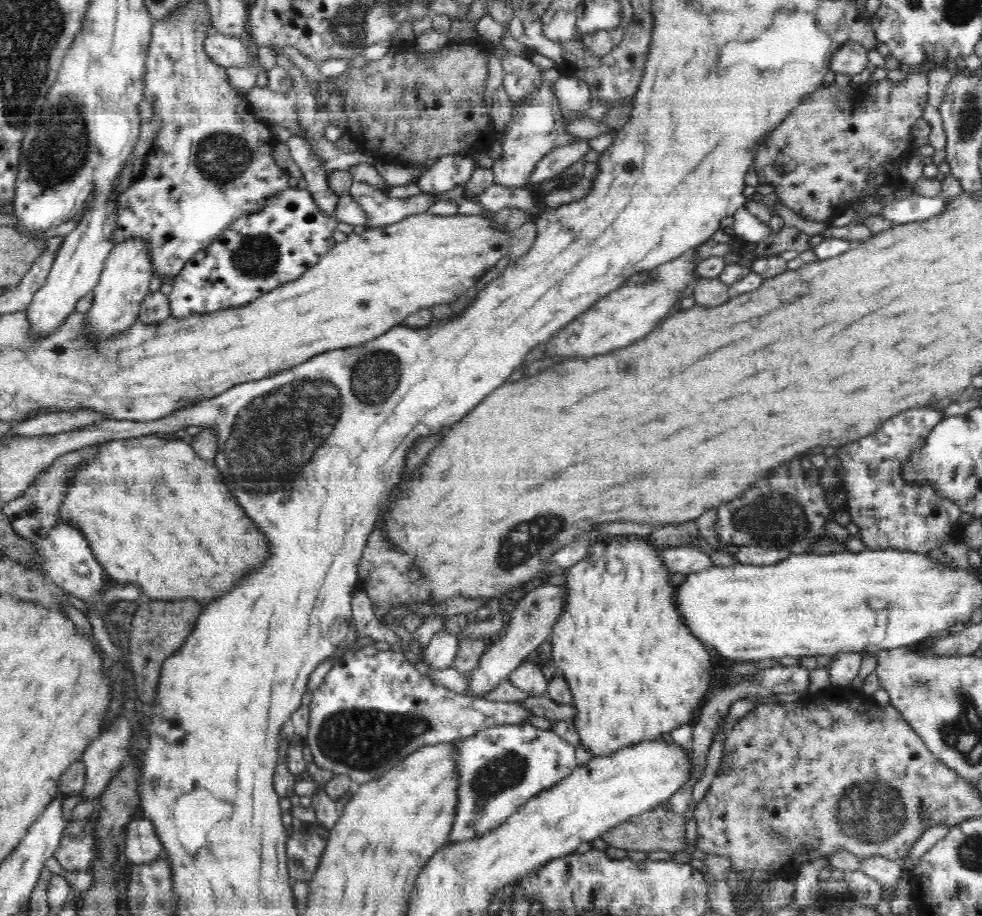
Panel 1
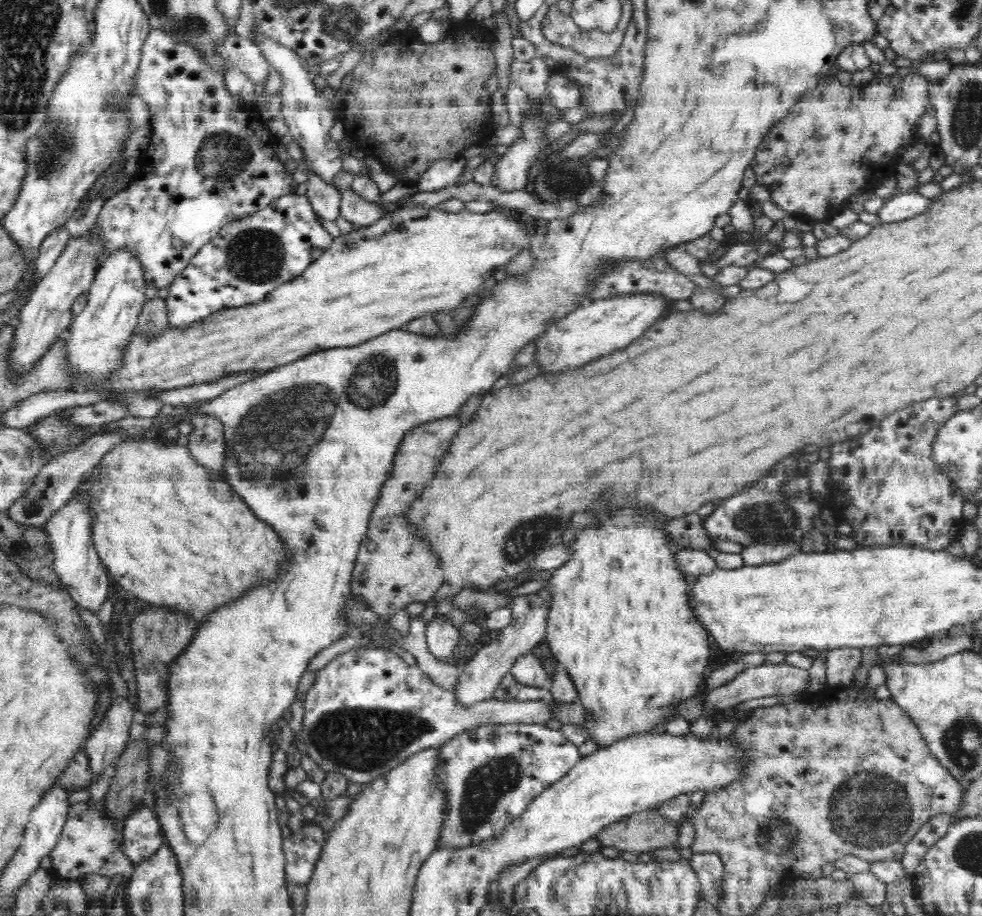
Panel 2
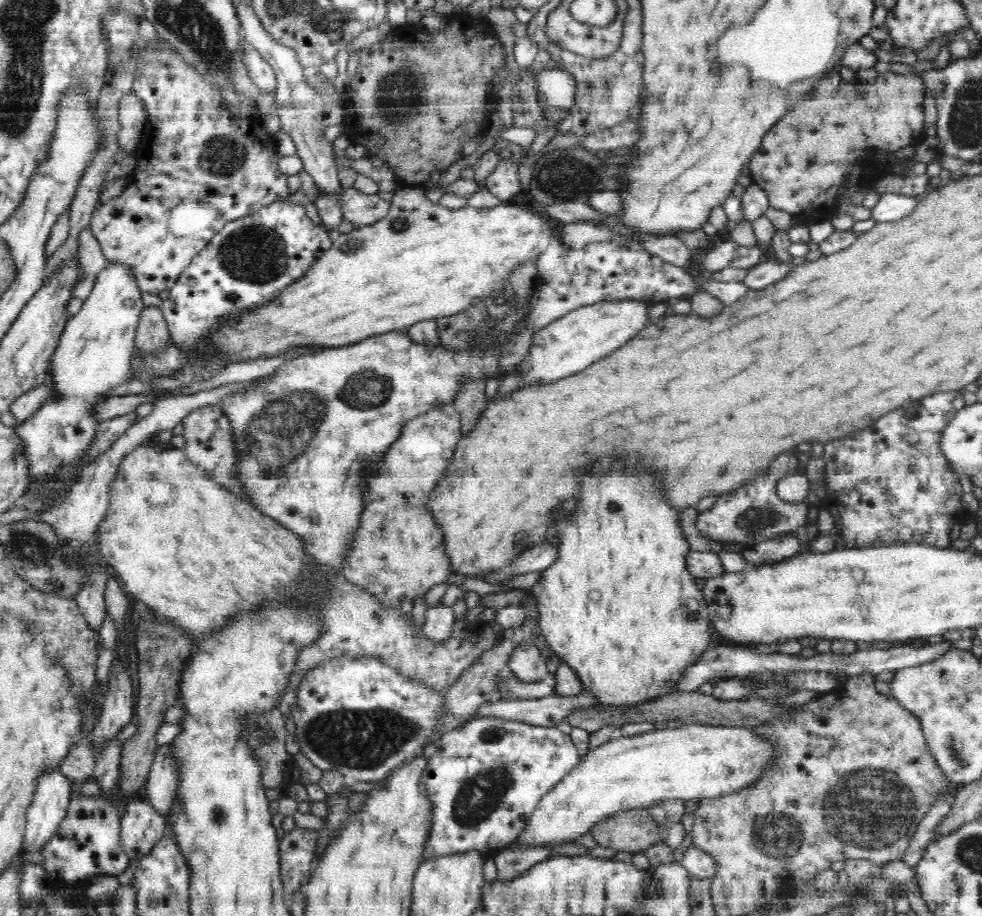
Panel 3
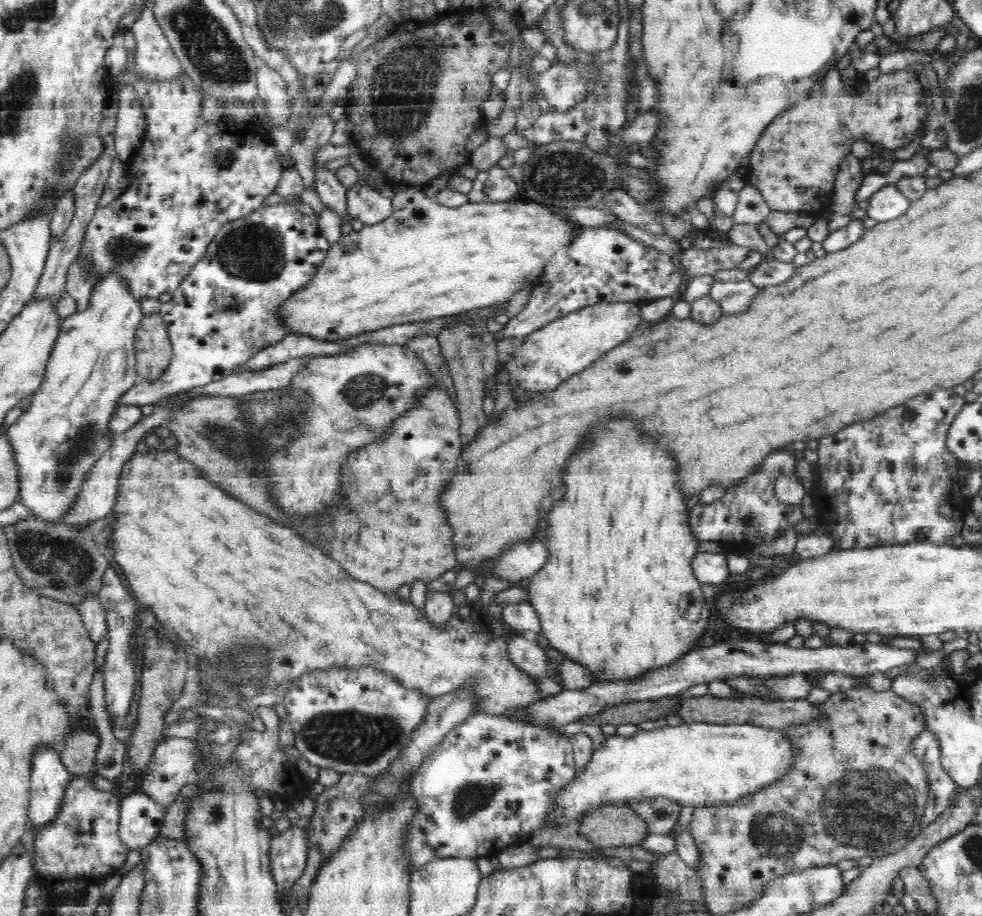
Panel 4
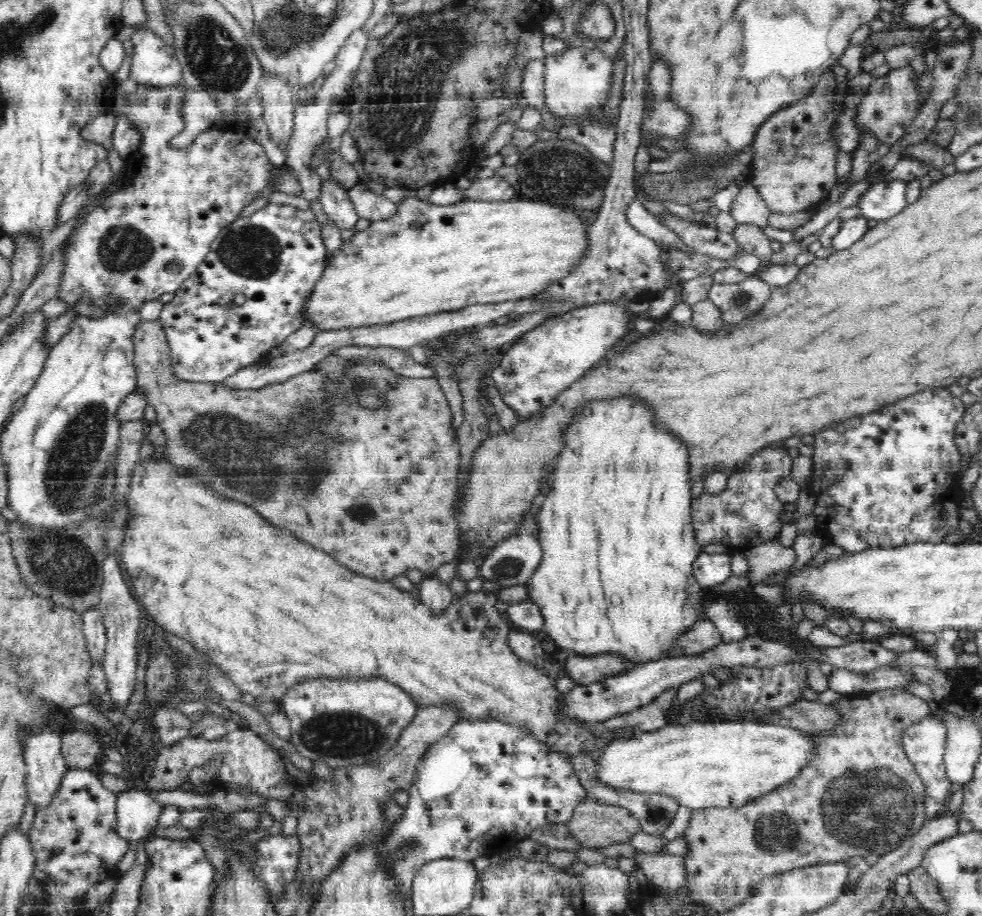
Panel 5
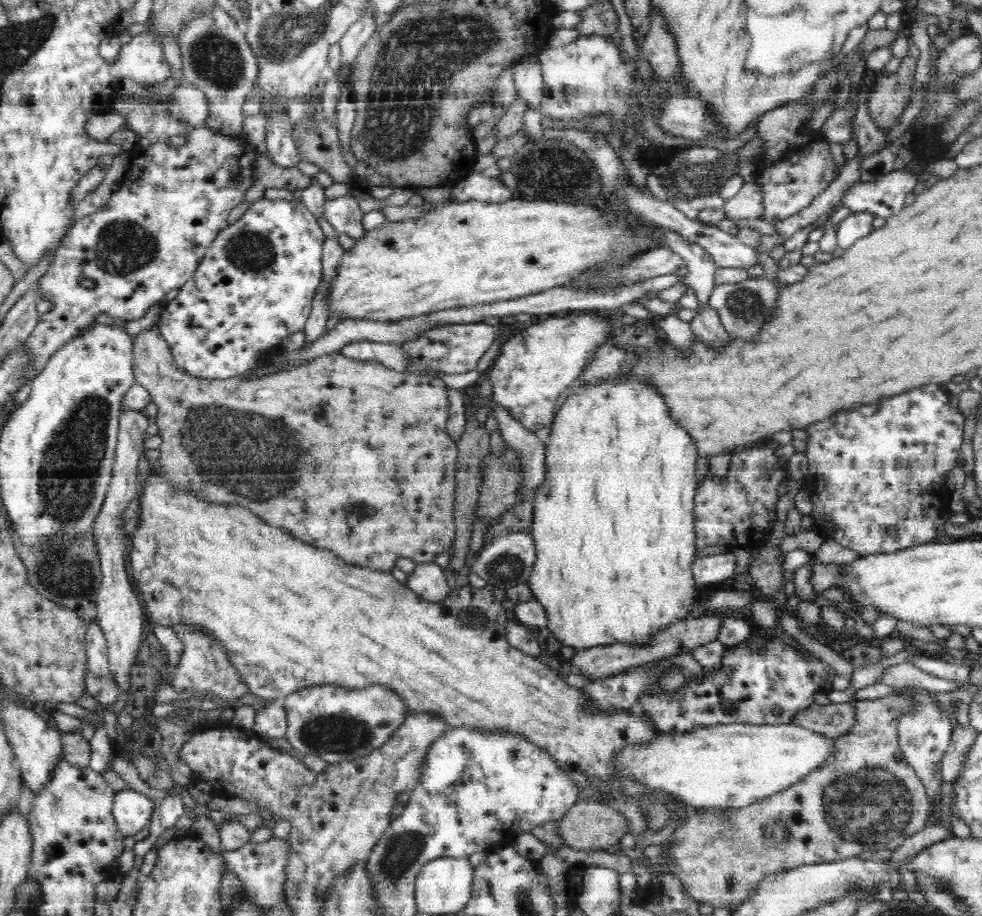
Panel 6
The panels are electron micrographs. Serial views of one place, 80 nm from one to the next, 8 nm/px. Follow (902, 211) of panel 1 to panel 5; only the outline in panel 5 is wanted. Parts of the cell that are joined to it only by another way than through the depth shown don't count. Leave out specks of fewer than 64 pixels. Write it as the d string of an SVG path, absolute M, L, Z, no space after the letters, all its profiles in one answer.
M882 180L872 183L864 192L856 206L860 208L860 214L867 219L885 221L895 214L902 212L906 204L906 190L908 181L904 180Z

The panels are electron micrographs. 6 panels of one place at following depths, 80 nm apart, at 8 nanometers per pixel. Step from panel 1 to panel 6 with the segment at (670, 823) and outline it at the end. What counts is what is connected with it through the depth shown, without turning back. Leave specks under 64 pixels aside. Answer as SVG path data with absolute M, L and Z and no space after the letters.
M580 798L571 806L566 816L557 822L557 825L563 844L584 852L590 849L606 849L610 845L618 844L620 838L628 833L630 821L615 807L596 800Z

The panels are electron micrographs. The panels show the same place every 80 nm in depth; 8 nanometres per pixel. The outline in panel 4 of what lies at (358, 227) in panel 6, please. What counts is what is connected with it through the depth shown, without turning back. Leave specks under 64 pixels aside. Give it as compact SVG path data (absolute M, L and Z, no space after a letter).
M314 160L314 169L316 169L316 183L317 190L323 206L333 210L344 222L351 222L354 218L348 215L346 211L346 196L348 187L338 180L334 171L329 171L322 165L316 164Z

